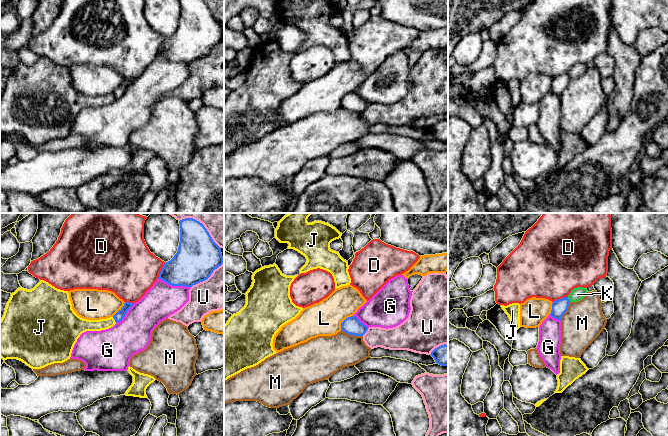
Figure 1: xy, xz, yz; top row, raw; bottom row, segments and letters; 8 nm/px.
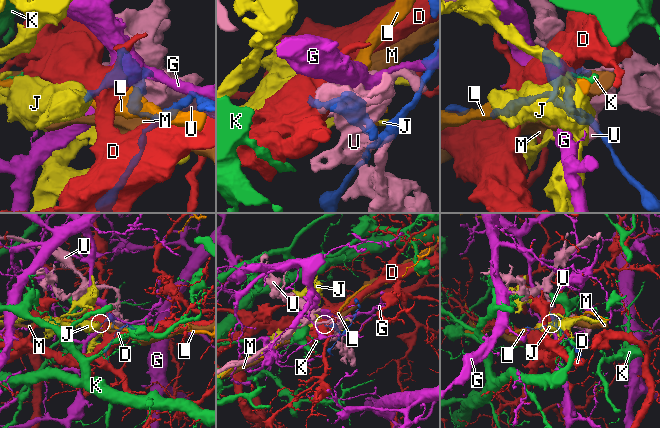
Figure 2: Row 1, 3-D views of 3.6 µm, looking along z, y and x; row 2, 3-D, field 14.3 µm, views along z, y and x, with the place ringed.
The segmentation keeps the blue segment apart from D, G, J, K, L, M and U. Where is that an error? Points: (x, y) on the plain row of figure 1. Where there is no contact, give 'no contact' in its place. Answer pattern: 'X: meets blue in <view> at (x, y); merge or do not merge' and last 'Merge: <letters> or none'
D: meets blue in xy at (161, 47); do not merge
G: meets blue in xy at (174, 61); do not merge
J: meets blue in xy at (114, 95); do not merge
K: meets blue in yz at (568, 75); do not merge
L: meets blue in xz at (343, 97); do not merge
M: meets blue in xz at (352, 110); do not merge
U: meets blue in xy at (207, 54); do not merge
Merge: none

